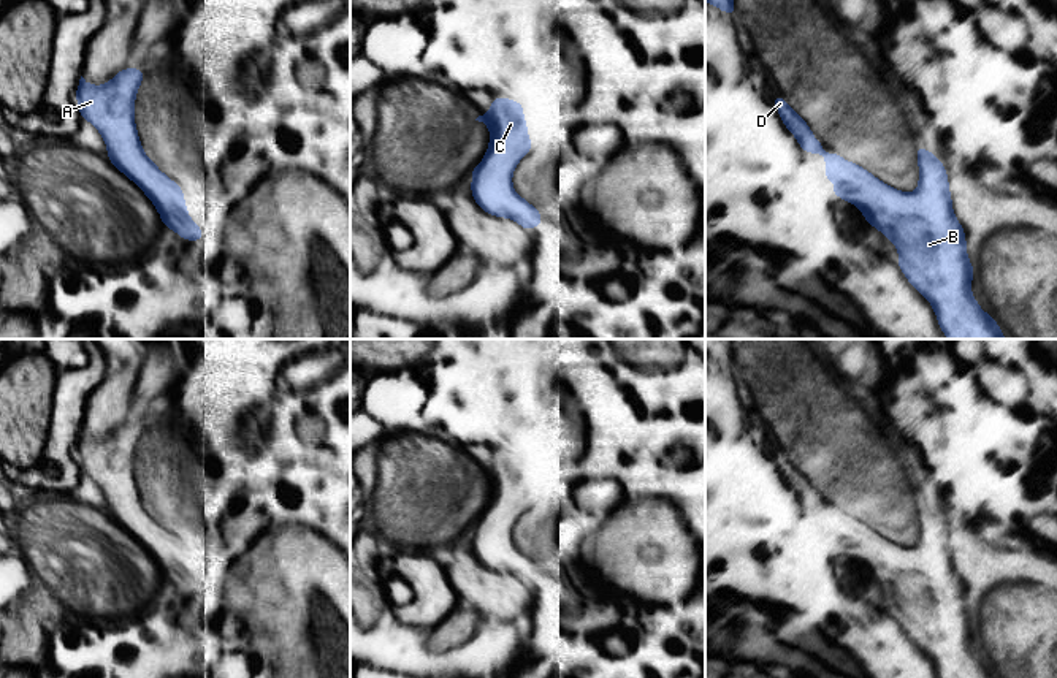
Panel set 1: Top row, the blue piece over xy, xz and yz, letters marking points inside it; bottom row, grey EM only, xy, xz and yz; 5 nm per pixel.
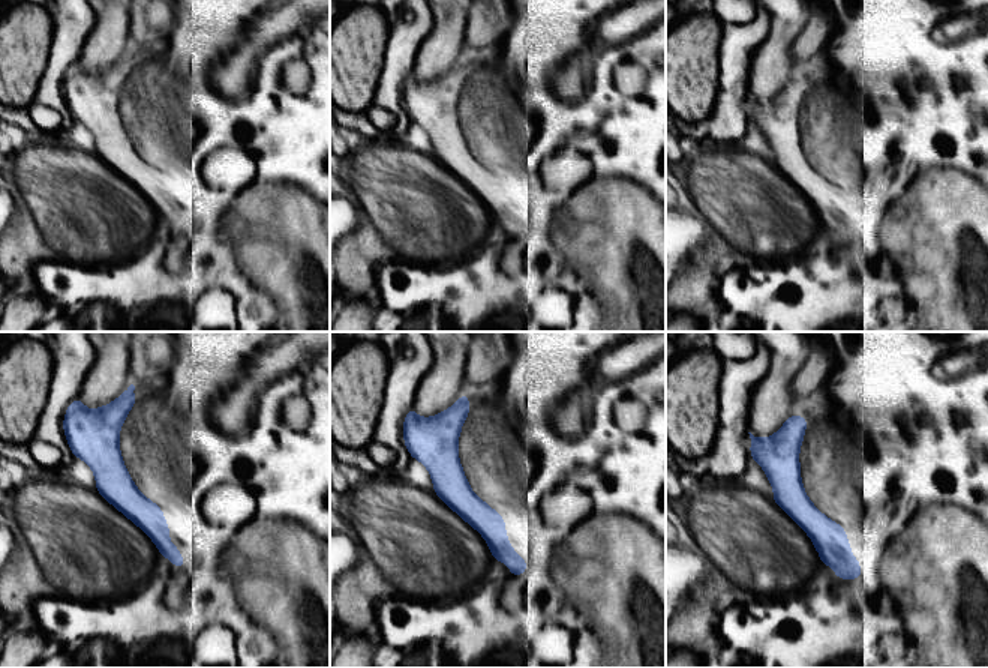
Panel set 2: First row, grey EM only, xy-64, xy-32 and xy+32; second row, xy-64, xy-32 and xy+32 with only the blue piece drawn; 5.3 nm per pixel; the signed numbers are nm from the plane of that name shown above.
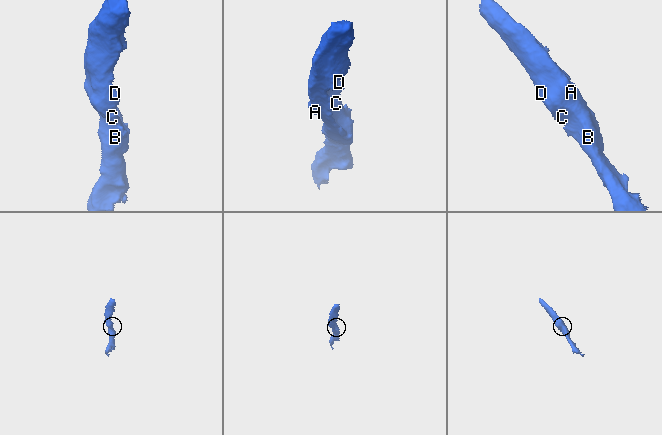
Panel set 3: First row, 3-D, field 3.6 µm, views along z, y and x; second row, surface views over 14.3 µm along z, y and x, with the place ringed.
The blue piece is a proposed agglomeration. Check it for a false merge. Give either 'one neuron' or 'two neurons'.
one neuron

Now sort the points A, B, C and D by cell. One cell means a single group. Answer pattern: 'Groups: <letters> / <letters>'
Groups: A B C D

